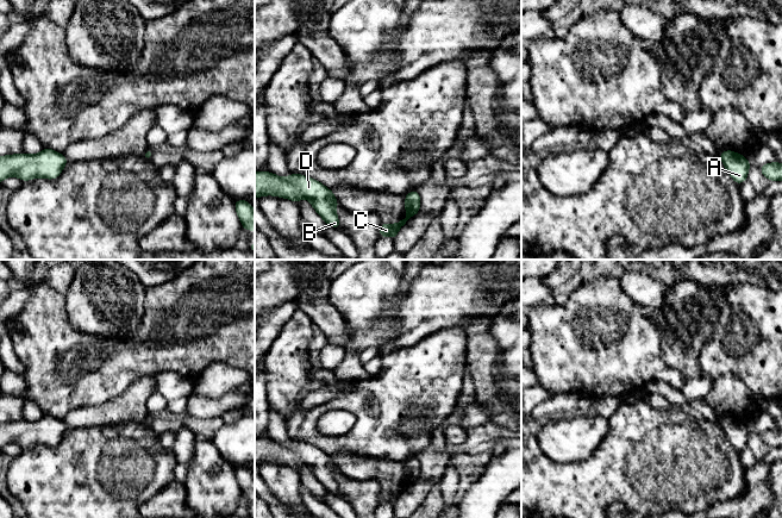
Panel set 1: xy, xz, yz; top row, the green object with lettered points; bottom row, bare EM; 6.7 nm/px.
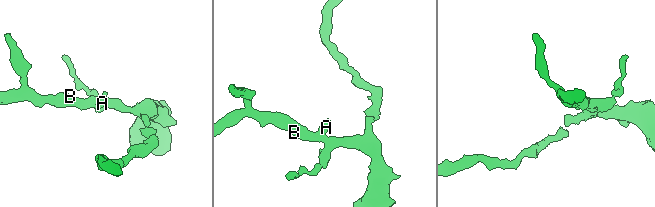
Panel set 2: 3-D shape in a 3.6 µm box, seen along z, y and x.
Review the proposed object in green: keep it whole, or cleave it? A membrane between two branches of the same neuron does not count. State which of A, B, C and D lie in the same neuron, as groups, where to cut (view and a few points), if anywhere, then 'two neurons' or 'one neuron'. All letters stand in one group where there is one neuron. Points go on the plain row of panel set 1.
A B C D | no cut | one neuron

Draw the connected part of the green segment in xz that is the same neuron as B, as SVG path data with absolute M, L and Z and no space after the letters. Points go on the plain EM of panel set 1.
M255 438L255 464L259 466L262 462L281 463L296 470L301 464L308 466L327 492L342 495L336 480L339 469L333 458L312 444L298 439L280 444L271 438Z

